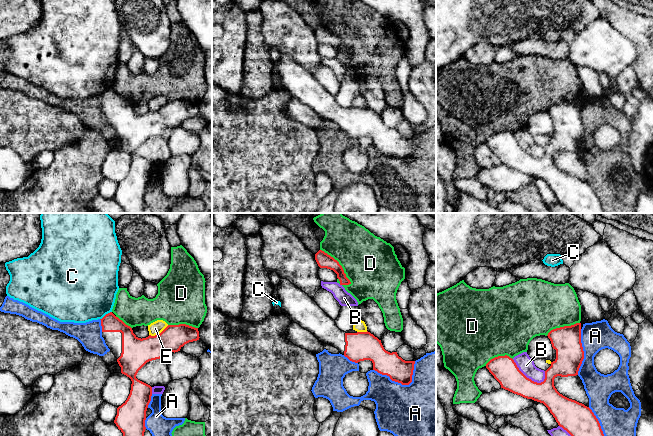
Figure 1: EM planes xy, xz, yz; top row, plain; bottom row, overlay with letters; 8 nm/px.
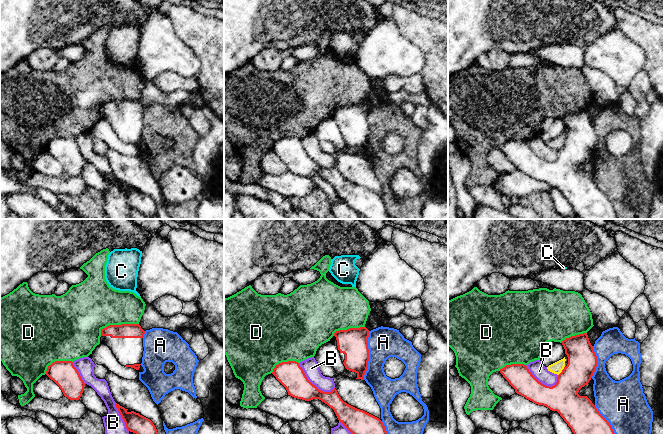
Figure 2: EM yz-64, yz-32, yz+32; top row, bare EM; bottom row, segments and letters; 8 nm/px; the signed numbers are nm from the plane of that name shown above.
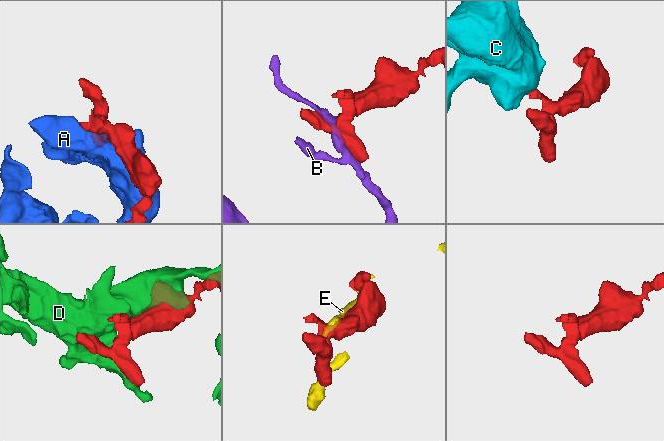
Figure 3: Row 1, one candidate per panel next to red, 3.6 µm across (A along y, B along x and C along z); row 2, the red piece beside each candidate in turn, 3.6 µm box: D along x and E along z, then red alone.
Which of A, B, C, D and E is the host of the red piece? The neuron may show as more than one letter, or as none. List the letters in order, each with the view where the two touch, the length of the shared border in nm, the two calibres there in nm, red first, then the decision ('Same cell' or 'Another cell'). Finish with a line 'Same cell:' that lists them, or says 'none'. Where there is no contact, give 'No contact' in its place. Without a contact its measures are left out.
A: Touches red in xz. Shared border 360 nm. Thickness 190 nm (red) against 440 nm. Another cell
B: Touches red in yz. Shared border 320 nm. Thickness 200 nm (red) against 130 nm. Another cell
C: Touches red in xy. Shared border 120 nm. Thickness 140 nm (red) against 480 nm. Another cell
D: Touches red in xz. Shared border 380 nm. Thickness 120 nm (red) against 440 nm. Another cell
E: Touches red in xy. Shared border 180 nm. Thickness 240 nm (red) against 110 nm. Another cell
Same cell: none

